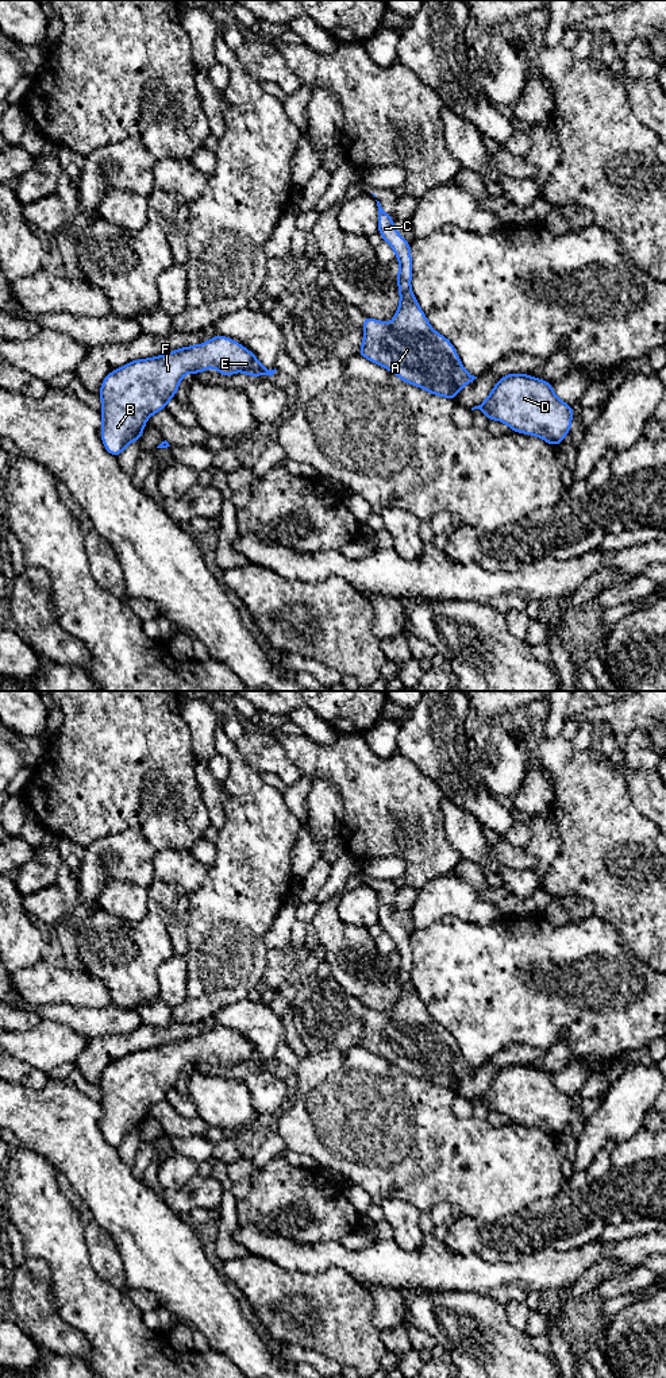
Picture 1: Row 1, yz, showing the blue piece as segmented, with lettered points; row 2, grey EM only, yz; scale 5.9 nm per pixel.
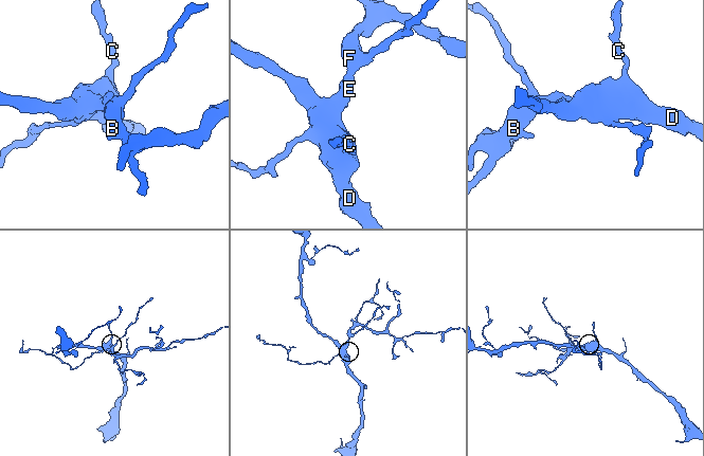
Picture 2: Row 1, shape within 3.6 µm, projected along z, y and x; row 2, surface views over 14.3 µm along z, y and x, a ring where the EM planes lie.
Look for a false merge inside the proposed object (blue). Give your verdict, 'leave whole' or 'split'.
leave whole

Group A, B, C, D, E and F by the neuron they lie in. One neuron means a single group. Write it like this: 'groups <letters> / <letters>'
groups A B C D E F

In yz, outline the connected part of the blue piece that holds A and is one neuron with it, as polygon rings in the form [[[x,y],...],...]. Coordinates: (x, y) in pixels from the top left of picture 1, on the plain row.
[[[377,892],[377,898],[378,923],[393,939],[396,949],[400,953],[400,962],[396,966],[400,983],[400,996],[390,1015],[363,1007],[363,1035],[358,1045],[385,1058],[407,1074],[454,1092],[458,1086],[458,1081],[473,1073],[477,1068],[469,1065],[463,1059],[451,1032],[434,1022],[426,1005],[421,1003],[411,981],[411,935],[396,922],[393,910],[381,899],[380,892]]]

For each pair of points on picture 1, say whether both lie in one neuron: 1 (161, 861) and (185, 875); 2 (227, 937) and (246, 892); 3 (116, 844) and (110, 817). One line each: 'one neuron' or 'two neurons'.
1: one neuron
2: one neuron
3: two neurons

